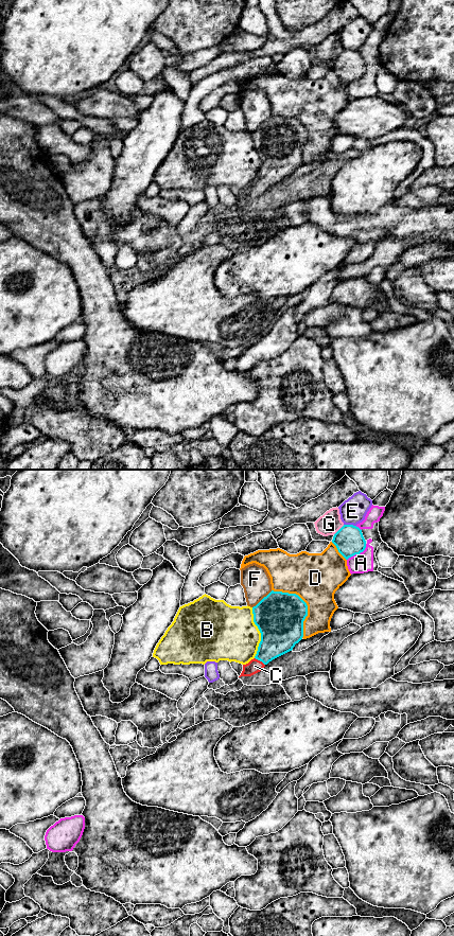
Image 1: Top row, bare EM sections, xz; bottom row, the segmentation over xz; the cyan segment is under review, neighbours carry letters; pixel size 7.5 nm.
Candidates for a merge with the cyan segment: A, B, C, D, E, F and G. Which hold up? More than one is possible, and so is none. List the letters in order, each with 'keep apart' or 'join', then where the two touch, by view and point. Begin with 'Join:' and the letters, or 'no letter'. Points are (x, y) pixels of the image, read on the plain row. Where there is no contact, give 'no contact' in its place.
Join: C
A: keep apart | xz (358, 78)
B: keep apart | xz (260, 157)
C: join | xz (260, 186)
D: keep apart | xz (306, 128)
E: keep apart | xz (350, 50)
F: keep apart | xz (263, 123)
G: keep apart | xz (338, 55)

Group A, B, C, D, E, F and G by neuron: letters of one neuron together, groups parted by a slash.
A / B / C / D / E / F / G

